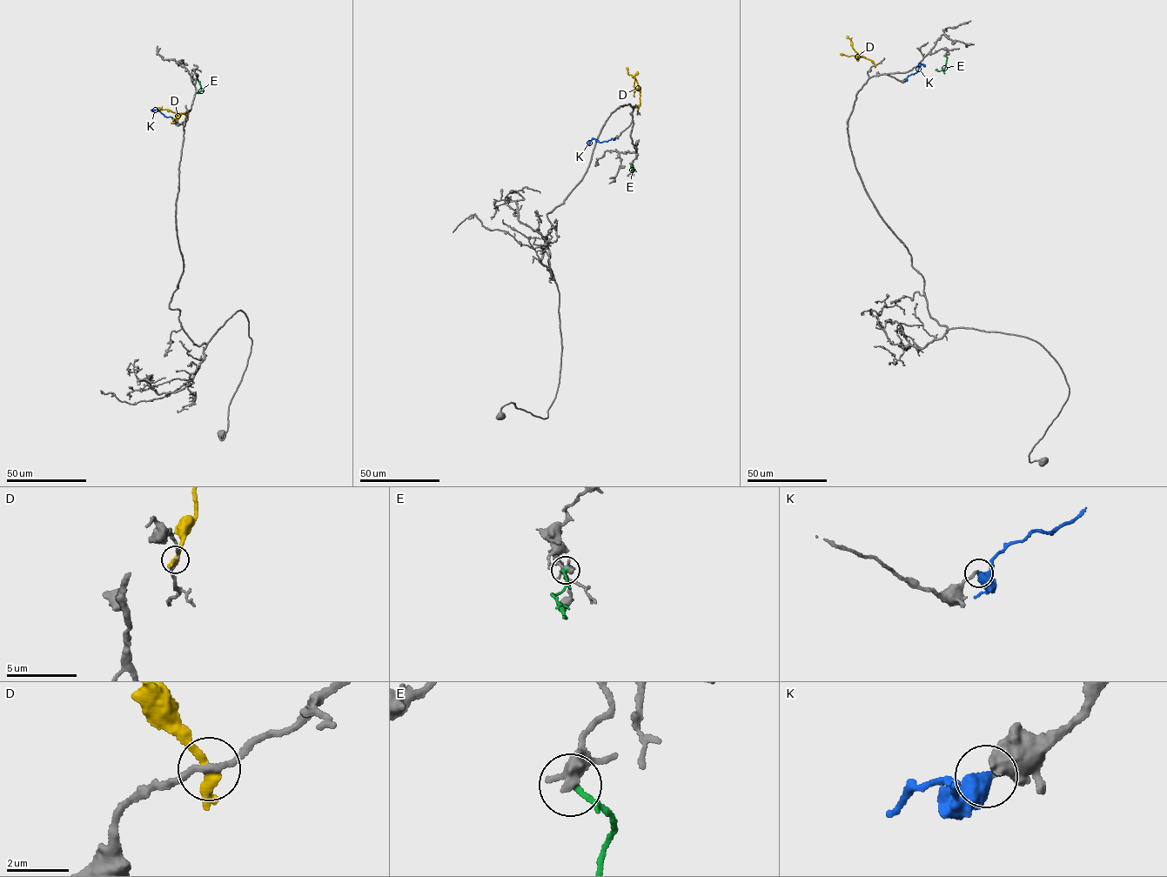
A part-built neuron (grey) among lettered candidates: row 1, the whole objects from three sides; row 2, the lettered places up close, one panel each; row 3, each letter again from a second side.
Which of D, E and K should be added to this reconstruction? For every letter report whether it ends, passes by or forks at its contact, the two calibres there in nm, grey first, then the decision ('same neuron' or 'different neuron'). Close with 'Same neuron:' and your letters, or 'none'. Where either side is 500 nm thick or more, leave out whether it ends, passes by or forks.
D: it passes by; calibres 200 and 280 nm; different neuron
E: it passes by; calibres 400 and 120 nm; different neuron
K: it passes by; calibres 190 and 460 nm; same neuron
Same neuron: K

